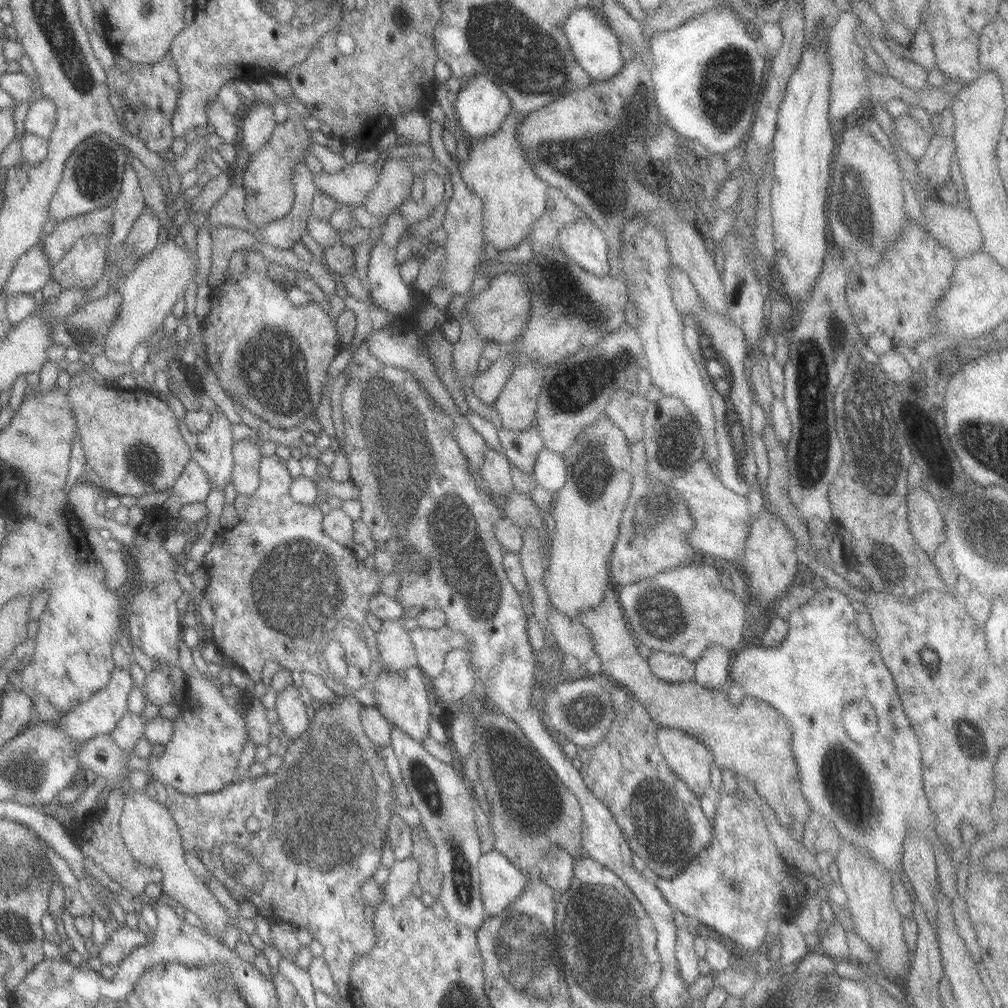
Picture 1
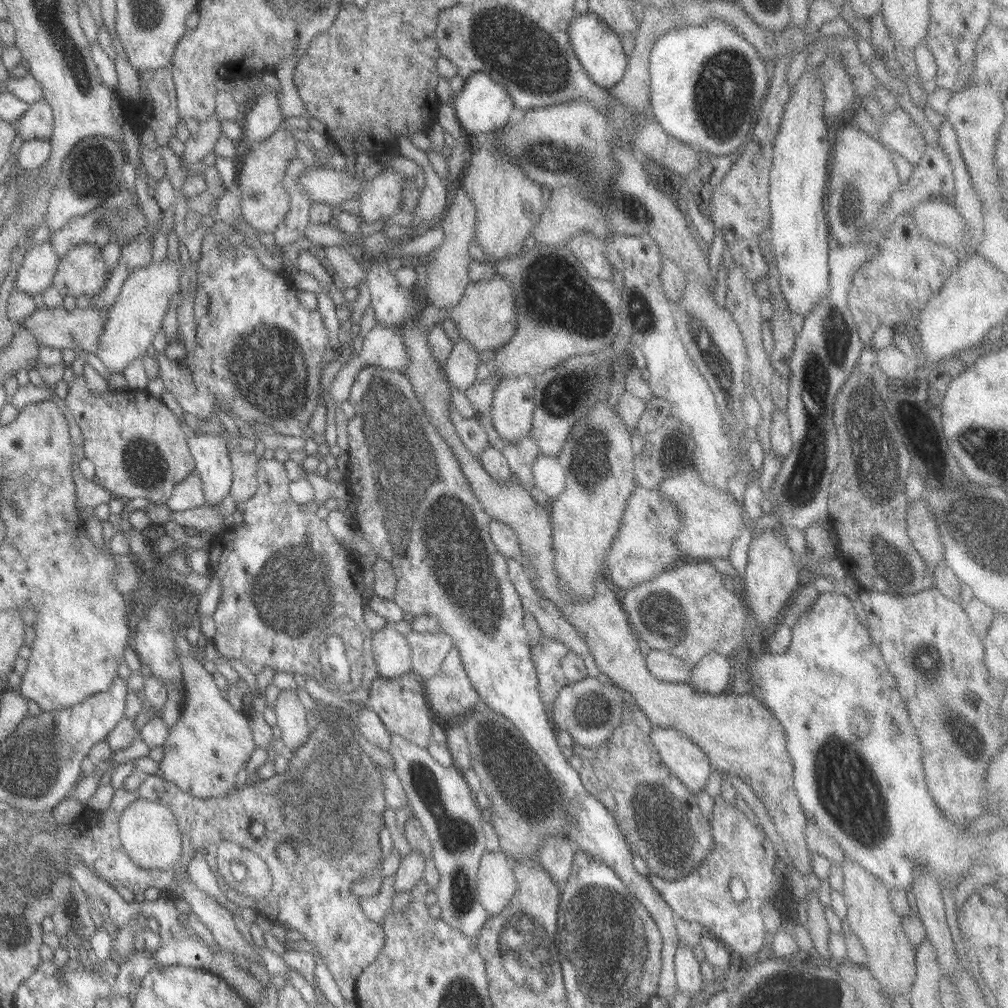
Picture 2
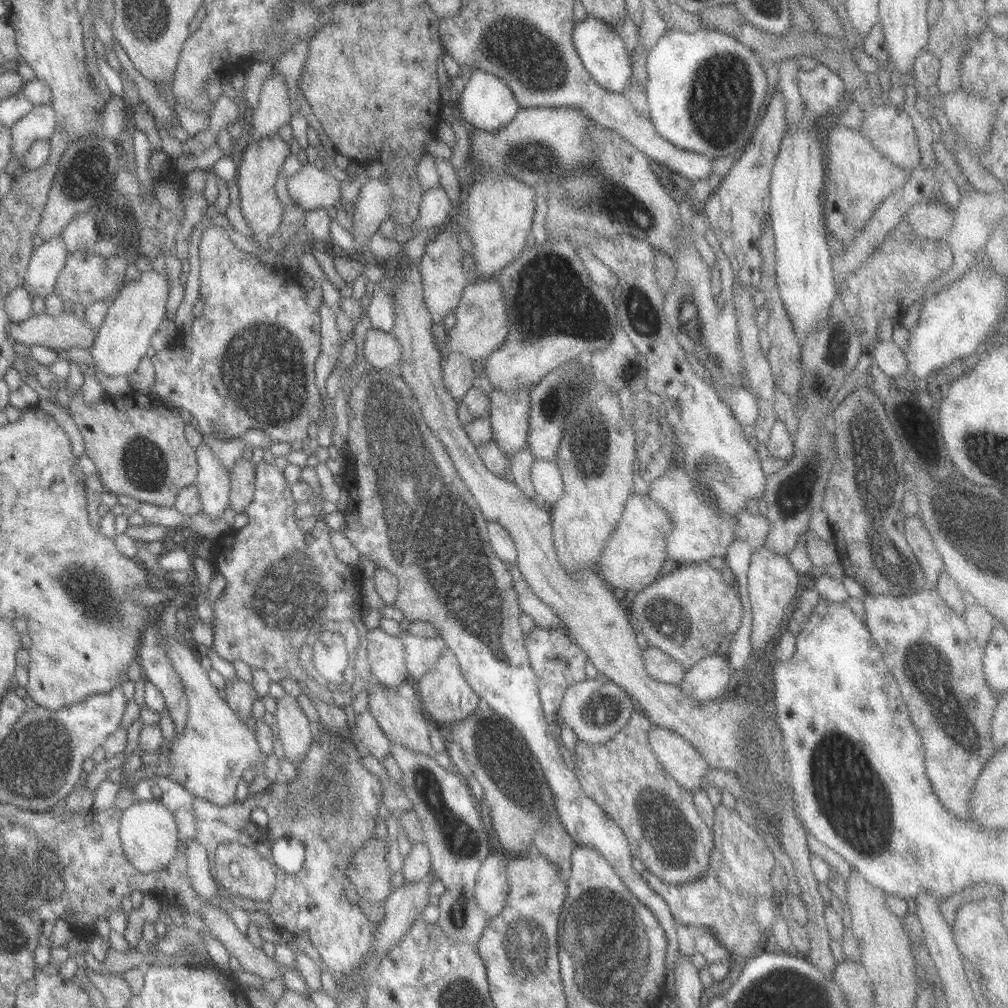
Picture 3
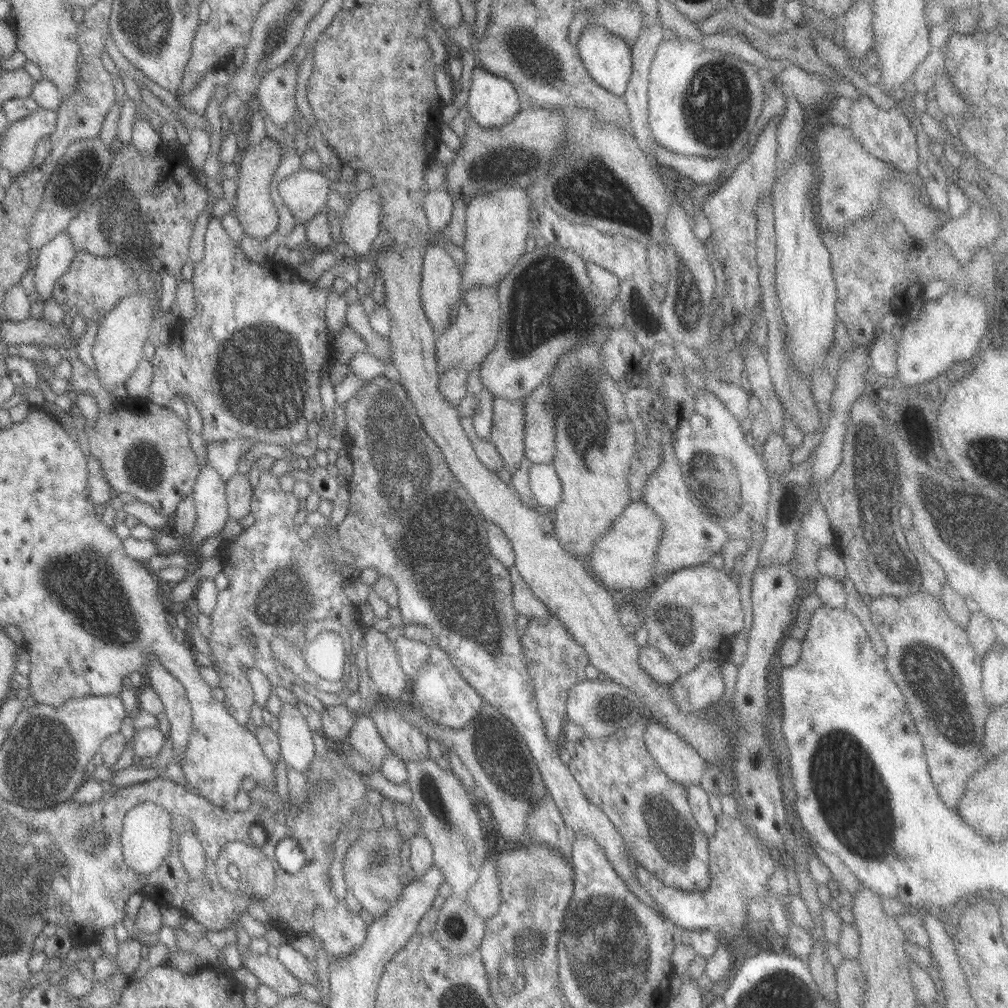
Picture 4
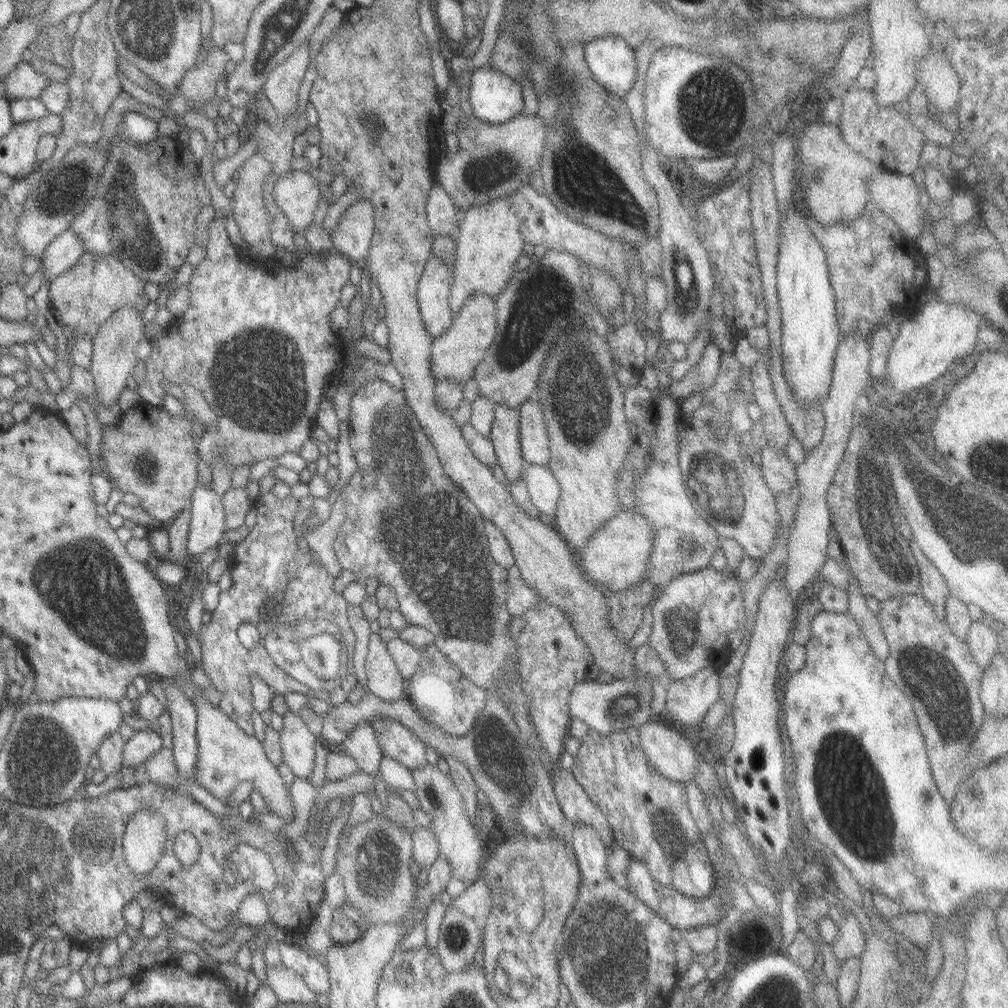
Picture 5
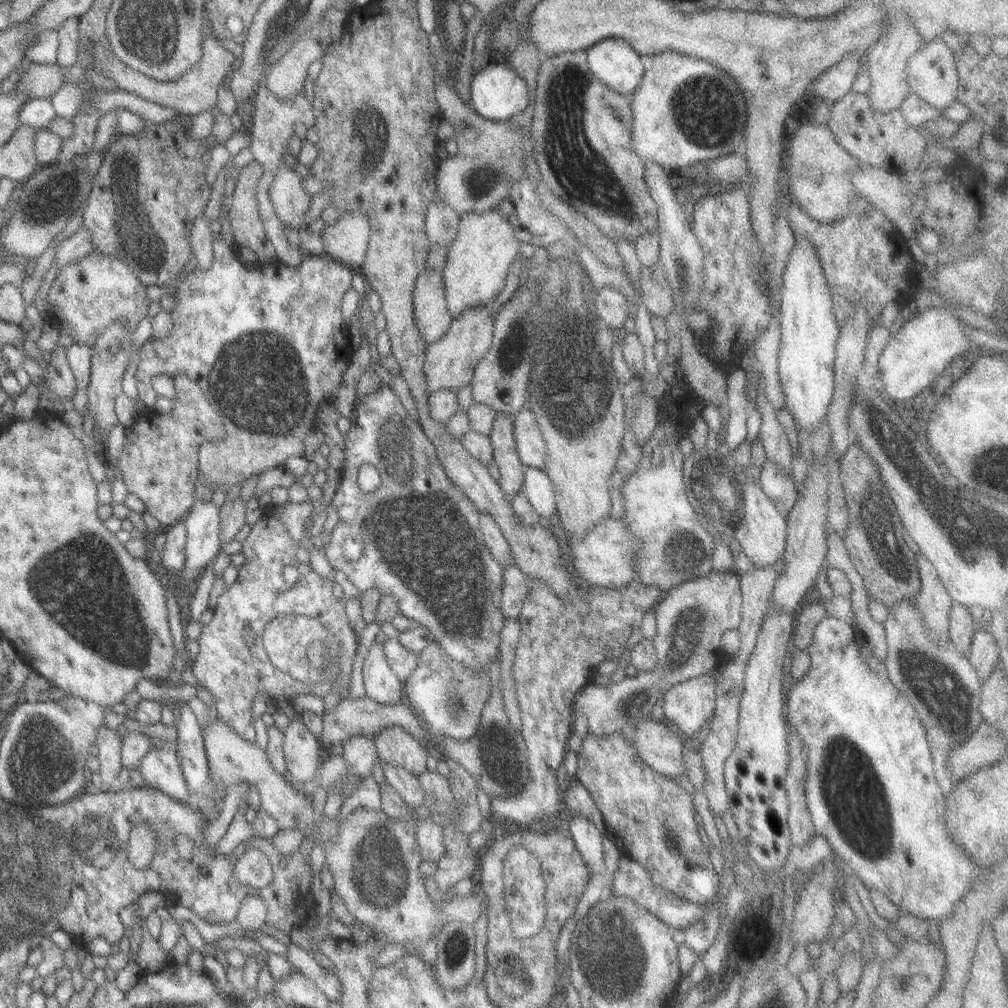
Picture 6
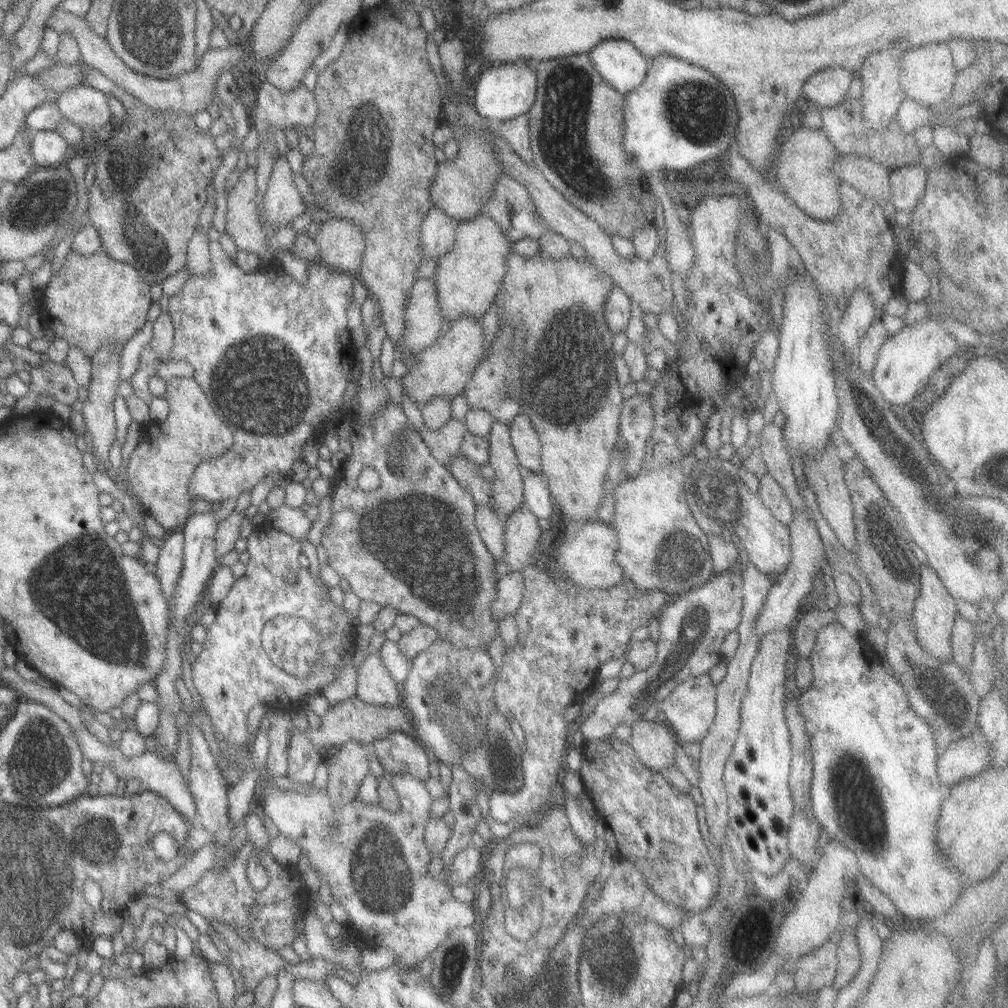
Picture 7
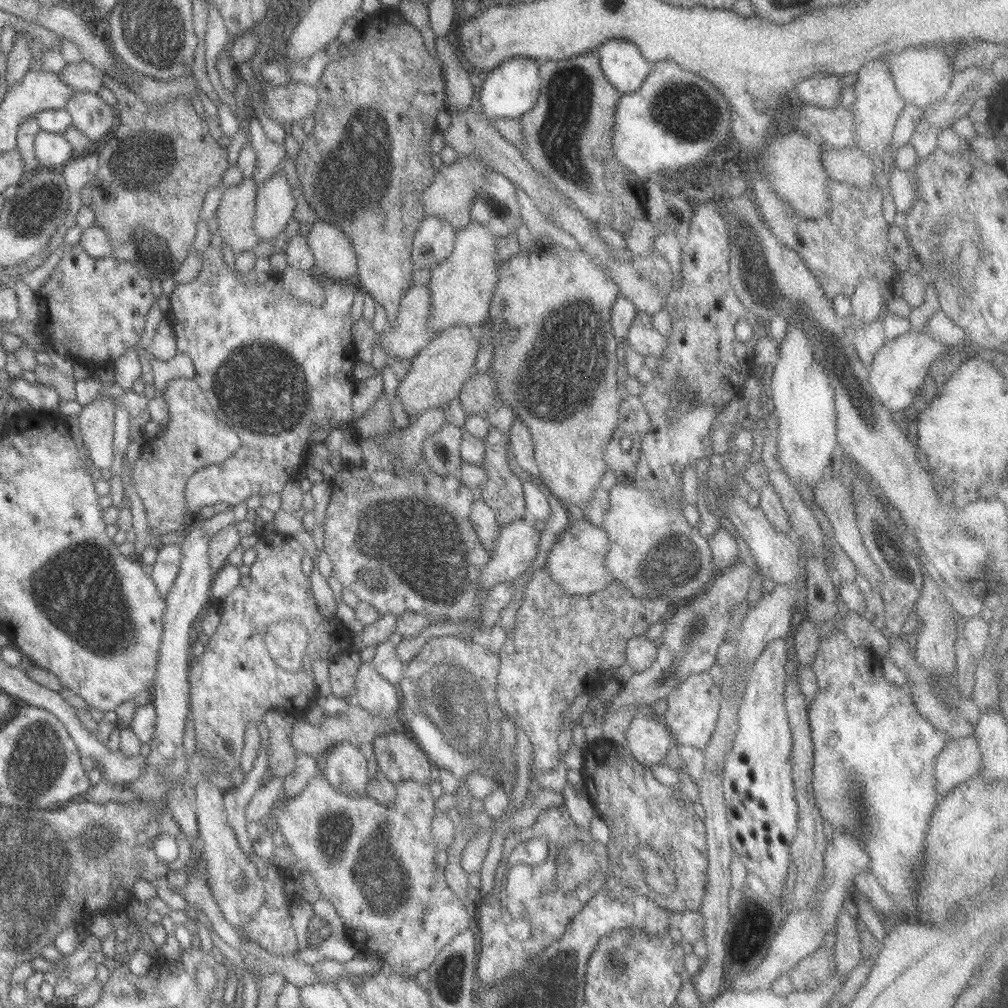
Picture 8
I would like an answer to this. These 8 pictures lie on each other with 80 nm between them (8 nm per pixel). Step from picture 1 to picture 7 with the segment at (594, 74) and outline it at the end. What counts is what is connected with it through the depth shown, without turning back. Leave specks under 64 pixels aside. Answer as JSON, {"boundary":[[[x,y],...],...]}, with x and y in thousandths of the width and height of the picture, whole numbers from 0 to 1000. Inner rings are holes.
{"boundary":[[[615,39],[597,41],[582,56],[588,69],[617,94],[634,85],[643,64],[625,42]]]}

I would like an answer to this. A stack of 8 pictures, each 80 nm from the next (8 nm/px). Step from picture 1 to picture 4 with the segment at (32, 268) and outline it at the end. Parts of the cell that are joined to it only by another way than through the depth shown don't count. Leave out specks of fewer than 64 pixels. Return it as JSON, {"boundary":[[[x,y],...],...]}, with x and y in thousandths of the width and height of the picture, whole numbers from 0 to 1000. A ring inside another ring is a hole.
{"boundary":[[[63,229],[56,232],[37,249],[35,265],[29,268],[32,275],[30,290],[37,290],[37,294],[46,298],[50,294],[54,280],[64,271],[76,248],[68,233]]]}

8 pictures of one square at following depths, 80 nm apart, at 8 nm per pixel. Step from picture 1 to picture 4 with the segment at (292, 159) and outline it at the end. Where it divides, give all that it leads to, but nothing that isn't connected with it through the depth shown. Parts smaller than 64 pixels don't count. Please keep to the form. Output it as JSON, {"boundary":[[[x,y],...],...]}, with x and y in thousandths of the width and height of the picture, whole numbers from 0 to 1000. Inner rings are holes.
{"boundary":[[[265,135],[257,144],[246,145],[243,151],[240,152],[237,164],[234,166],[235,187],[231,211],[240,226],[242,234],[253,238],[262,238],[268,232],[274,230],[276,216],[274,208],[269,202],[266,187],[276,159],[276,145],[272,138]]]}

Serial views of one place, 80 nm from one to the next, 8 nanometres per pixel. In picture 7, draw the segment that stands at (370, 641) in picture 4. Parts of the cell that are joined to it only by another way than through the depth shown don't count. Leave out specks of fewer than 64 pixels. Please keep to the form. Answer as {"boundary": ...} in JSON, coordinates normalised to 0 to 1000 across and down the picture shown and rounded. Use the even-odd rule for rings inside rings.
{"boundary":[[[366,648],[353,666],[352,691],[368,700],[398,699],[397,680],[383,668],[375,648]]]}

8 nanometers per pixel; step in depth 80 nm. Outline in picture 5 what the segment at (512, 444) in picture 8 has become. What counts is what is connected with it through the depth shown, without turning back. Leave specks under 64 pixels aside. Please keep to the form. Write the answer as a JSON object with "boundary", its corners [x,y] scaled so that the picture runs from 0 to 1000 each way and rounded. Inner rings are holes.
{"boundary":[[[532,392],[514,405],[514,431],[517,453],[522,461],[534,461],[542,463],[545,458],[545,435],[539,423],[537,406]]]}

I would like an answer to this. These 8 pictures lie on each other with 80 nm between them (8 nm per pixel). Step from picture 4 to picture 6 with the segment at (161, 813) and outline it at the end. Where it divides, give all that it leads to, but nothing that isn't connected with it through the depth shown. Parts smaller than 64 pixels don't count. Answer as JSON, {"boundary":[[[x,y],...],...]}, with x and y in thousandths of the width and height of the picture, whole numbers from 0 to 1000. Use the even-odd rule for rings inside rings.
{"boundary":[[[137,815],[128,824],[124,837],[126,853],[134,861],[143,860],[151,852],[155,839],[149,821],[143,815]]]}

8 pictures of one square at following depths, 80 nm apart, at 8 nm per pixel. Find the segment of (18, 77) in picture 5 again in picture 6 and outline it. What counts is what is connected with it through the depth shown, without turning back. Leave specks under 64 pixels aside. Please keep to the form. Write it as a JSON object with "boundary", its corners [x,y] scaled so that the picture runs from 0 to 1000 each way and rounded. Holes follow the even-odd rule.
{"boundary":[[[31,63],[26,64],[25,70],[21,72],[16,87],[30,97],[50,97],[57,91],[57,88],[63,82],[64,73],[62,73],[62,66],[57,63],[39,64]]]}

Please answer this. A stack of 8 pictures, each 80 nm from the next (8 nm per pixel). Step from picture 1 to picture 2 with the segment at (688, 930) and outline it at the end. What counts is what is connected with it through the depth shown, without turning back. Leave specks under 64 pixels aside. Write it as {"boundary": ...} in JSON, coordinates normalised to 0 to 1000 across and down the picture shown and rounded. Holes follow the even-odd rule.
{"boundary":[[[672,935],[669,945],[669,968],[672,984],[680,985],[684,989],[698,985],[698,975],[693,963],[693,955],[687,946],[687,942]]]}

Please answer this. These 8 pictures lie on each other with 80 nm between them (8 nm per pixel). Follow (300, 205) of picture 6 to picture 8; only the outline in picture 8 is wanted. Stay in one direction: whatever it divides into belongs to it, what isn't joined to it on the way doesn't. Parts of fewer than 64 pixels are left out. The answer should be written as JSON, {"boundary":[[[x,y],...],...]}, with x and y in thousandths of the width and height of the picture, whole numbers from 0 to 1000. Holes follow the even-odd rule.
{"boundary":[[[277,168],[254,184],[250,227],[256,238],[273,237],[289,218],[293,204],[293,189]]]}

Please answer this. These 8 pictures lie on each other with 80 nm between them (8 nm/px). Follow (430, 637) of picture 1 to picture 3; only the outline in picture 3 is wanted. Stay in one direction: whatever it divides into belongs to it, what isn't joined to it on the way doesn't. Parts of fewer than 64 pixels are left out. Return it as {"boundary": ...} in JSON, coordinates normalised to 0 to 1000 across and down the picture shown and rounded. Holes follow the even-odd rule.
{"boundary":[[[398,625],[393,632],[398,636],[400,642],[403,669],[411,674],[415,674],[441,644],[435,631],[430,633],[411,632],[404,626]]]}

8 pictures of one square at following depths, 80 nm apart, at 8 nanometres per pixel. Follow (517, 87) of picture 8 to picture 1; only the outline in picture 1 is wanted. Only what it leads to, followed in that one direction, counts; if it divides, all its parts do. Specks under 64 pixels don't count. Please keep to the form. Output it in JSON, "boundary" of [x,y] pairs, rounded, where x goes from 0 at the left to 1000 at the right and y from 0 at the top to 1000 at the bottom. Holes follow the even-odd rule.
{"boundary":[[[471,74],[467,79],[458,83],[452,93],[453,97],[448,103],[450,118],[454,126],[470,140],[491,133],[501,115],[508,110],[501,92],[481,74]]]}

